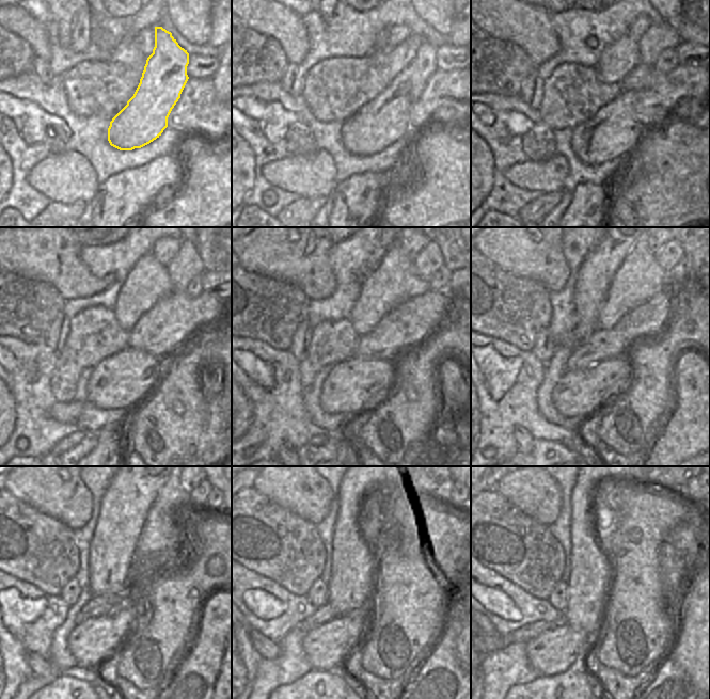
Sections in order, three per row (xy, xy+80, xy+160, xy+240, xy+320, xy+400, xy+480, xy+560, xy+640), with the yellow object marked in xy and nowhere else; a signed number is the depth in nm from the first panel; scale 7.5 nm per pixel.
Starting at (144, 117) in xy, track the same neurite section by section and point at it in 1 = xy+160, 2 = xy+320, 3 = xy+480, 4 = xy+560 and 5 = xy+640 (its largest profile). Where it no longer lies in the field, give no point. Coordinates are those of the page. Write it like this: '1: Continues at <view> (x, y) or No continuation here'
1: Continues at xy+160 (614, 131)
2: Continues at xy+320 (351, 384)
3: Continues at xy+480 (91, 642)
4: Continues at xy+560 (326, 647)
5: Continues at xy+640 (552, 652).

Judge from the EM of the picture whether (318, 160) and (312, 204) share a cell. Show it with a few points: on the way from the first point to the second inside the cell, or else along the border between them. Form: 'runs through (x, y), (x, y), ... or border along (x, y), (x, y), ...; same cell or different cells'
border along (300, 196), (325, 197); different cells

